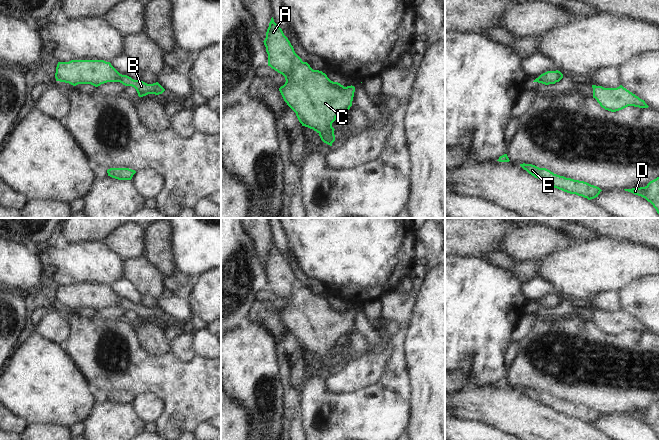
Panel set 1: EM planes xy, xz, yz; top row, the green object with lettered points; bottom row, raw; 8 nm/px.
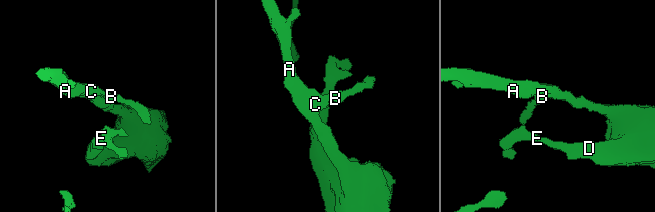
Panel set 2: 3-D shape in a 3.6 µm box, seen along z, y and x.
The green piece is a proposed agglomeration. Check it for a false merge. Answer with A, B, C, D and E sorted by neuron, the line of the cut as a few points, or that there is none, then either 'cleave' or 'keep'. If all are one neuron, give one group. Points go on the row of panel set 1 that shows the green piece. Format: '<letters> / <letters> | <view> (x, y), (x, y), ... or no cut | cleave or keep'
A B C D E | no cut | keep

